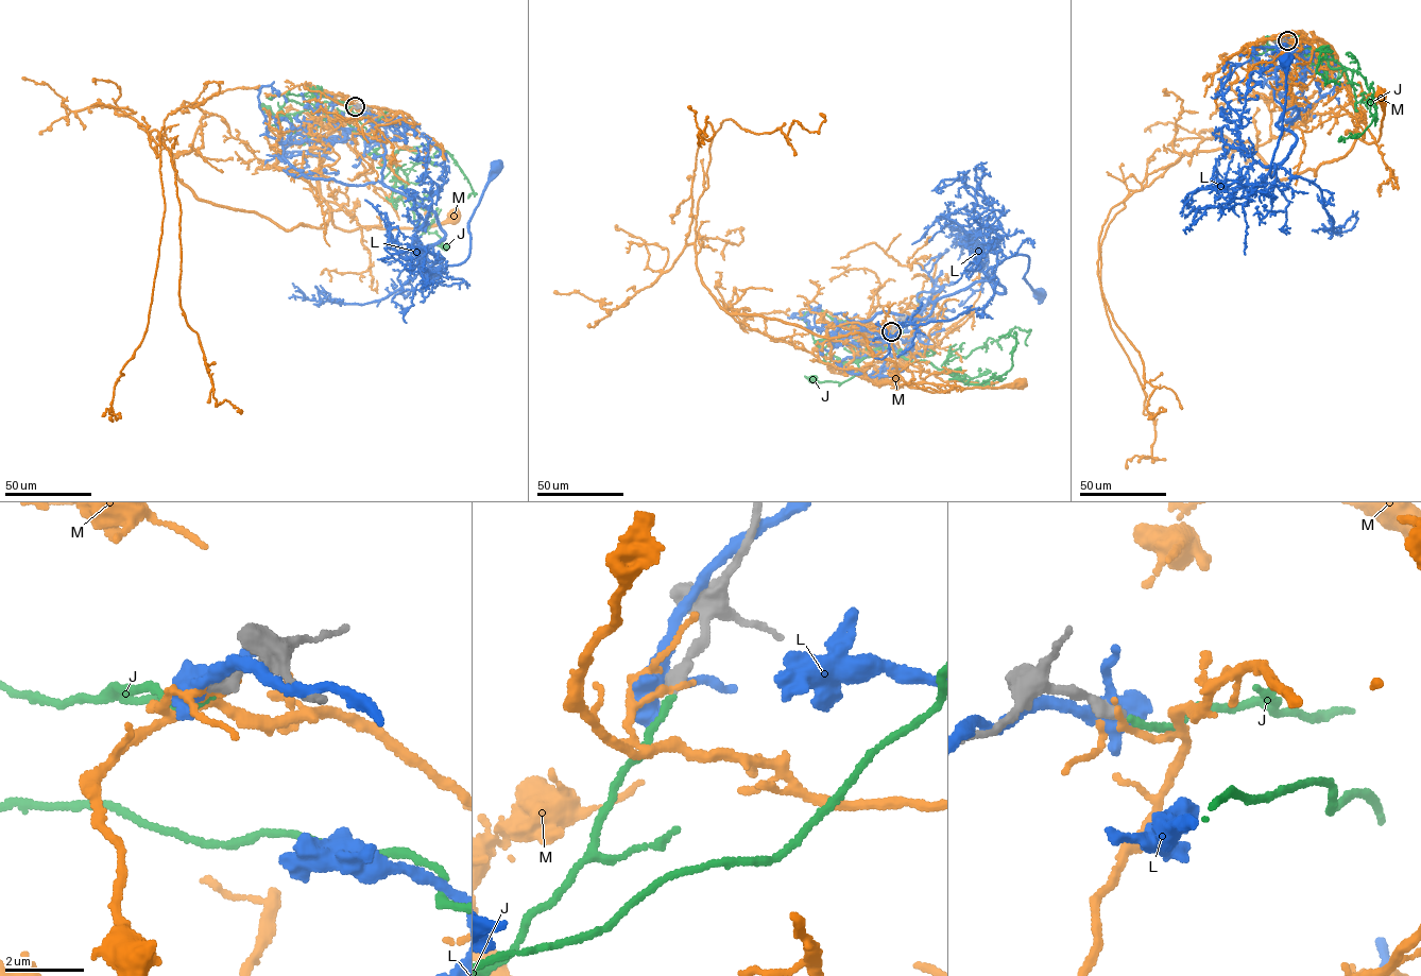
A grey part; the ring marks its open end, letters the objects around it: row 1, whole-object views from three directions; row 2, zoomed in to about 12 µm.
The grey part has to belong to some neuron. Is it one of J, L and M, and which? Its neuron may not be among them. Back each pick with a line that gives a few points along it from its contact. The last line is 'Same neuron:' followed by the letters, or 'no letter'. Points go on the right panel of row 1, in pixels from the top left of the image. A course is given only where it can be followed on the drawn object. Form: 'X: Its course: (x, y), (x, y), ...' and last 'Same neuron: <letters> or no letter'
J: Its course: (1287, 41), (1300, 35), (1301, 46), (1290, 53), (1311, 56), (1320, 72), (1335, 81), (1332, 58), (1322, 58)
Same neuron: J

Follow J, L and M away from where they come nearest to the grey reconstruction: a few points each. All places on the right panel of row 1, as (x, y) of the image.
J: (1287, 41), (1300, 35), (1301, 46), (1290, 53), (1311, 56), (1320, 72), (1335, 81), (1332, 58), (1322, 58)
L: (1286, 40), (1276, 48), (1282, 64), (1273, 97), (1284, 110), (1276, 123), (1296, 139), (1271, 177), (1287, 60)
M: (1286, 40), (1305, 37), (1330, 45), (1349, 86), (1356, 135), (1368, 143), (1381, 133), (1380, 96)

